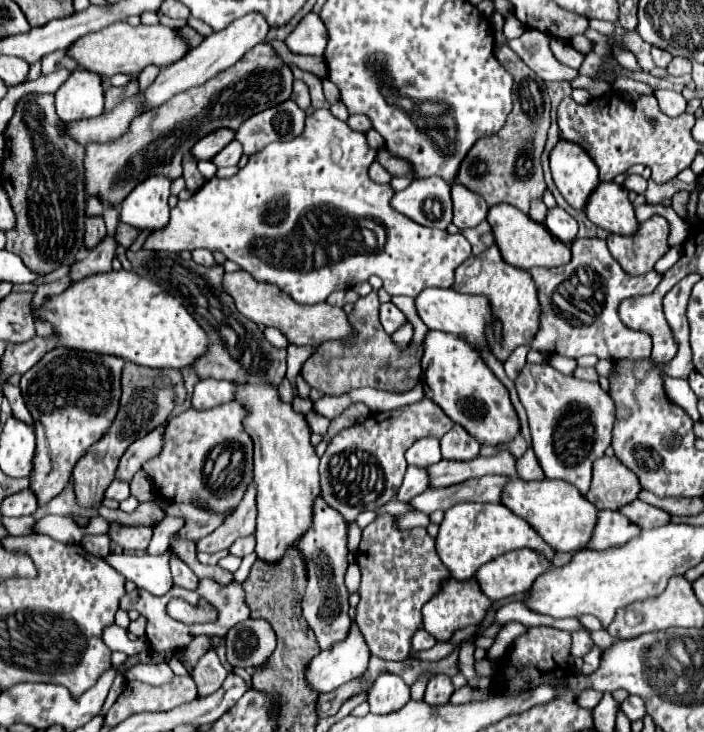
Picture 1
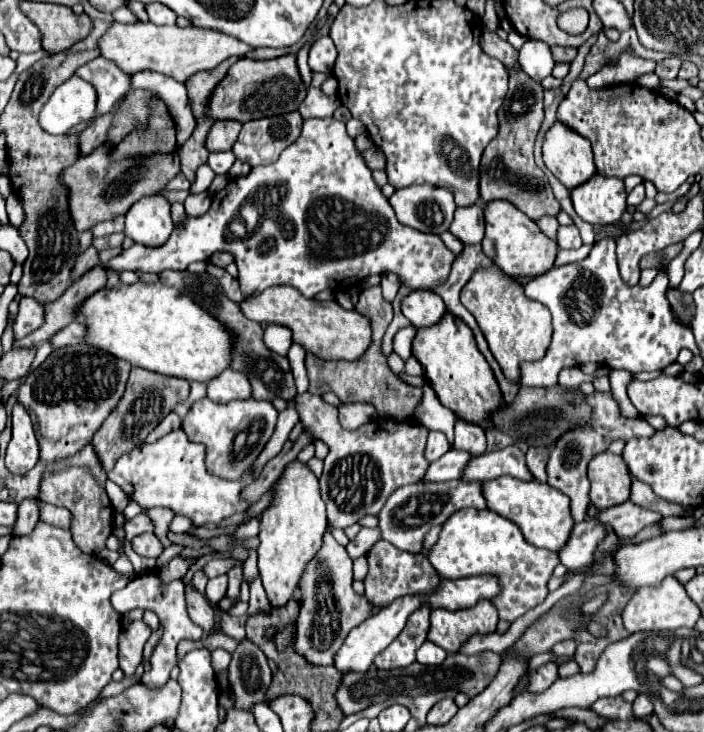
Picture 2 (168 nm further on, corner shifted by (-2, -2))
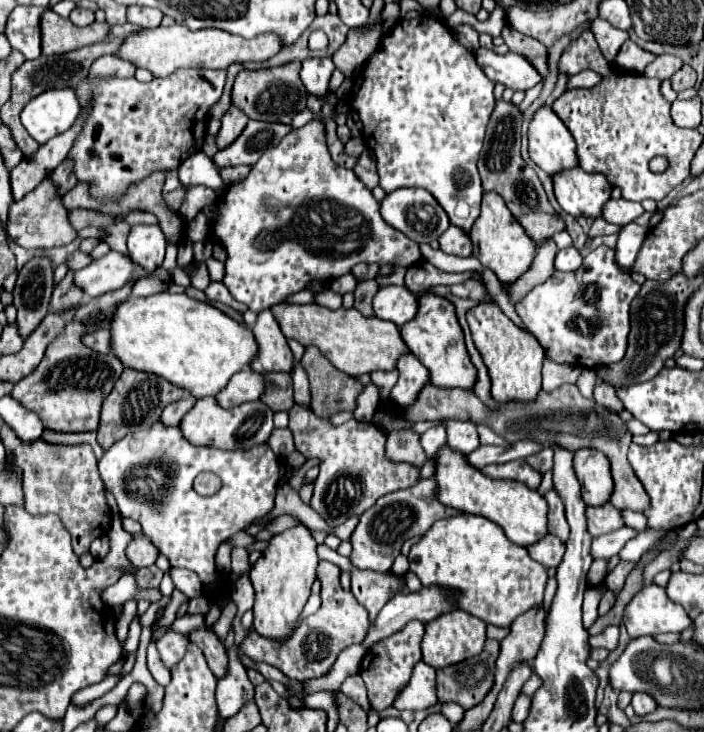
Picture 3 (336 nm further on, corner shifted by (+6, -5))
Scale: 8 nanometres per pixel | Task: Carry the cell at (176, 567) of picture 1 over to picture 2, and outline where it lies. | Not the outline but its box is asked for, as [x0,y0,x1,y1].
[187,586,217,634]

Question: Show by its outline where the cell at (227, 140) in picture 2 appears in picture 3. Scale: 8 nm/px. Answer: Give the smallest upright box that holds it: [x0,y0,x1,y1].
[215,107,247,149]

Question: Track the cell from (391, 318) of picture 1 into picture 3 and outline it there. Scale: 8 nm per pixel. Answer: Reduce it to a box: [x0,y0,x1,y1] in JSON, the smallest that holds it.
[391,353,429,405]

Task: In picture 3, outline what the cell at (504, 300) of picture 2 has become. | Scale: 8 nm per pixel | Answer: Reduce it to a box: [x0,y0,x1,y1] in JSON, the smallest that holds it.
[467,299,543,403]

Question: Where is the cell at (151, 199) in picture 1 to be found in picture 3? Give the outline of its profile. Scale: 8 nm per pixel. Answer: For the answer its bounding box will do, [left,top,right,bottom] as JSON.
[127,225,165,271]

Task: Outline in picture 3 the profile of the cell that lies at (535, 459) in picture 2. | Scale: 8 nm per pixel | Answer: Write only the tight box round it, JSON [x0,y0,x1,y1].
[525,447,553,473]

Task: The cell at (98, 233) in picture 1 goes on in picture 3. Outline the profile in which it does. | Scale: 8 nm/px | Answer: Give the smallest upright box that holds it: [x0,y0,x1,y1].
[51,271,83,311]

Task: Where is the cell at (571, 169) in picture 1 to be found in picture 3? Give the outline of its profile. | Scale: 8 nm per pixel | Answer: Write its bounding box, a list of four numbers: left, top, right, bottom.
[529,107,579,177]

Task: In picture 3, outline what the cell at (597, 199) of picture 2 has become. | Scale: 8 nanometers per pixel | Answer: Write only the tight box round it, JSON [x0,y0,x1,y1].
[553,167,613,219]

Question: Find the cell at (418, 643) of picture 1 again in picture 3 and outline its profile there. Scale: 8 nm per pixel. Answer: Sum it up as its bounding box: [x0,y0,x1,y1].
[395,661,435,709]

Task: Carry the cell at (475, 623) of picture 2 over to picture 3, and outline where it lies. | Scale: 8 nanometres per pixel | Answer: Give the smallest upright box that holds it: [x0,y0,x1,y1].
[421,609,487,669]

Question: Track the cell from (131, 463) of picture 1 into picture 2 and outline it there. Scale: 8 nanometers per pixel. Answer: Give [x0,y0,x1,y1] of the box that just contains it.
[145,412,181,442]

